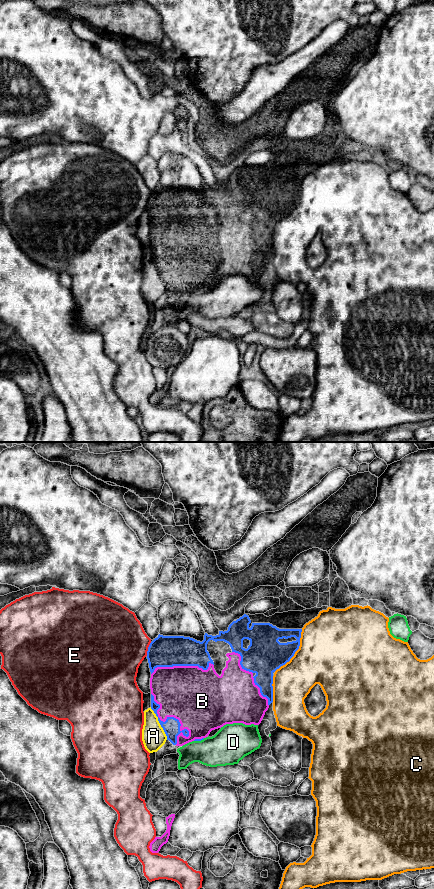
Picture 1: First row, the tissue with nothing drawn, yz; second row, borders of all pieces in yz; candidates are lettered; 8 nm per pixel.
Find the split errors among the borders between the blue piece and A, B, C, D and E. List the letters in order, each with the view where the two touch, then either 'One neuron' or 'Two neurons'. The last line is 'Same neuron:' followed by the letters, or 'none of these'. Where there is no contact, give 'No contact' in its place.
A: Touches blue in yz. Two neurons
B: Touches blue in yz. One neuron
C: Touches blue in yz. Two neurons
D: Touches blue in yz. Two neurons
E: Touches blue in yz. Two neurons
Same neuron: B

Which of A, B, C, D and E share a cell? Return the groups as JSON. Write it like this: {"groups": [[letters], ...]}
{"groups": [["A"], ["B"], ["C"], ["D"], ["E"]]}

